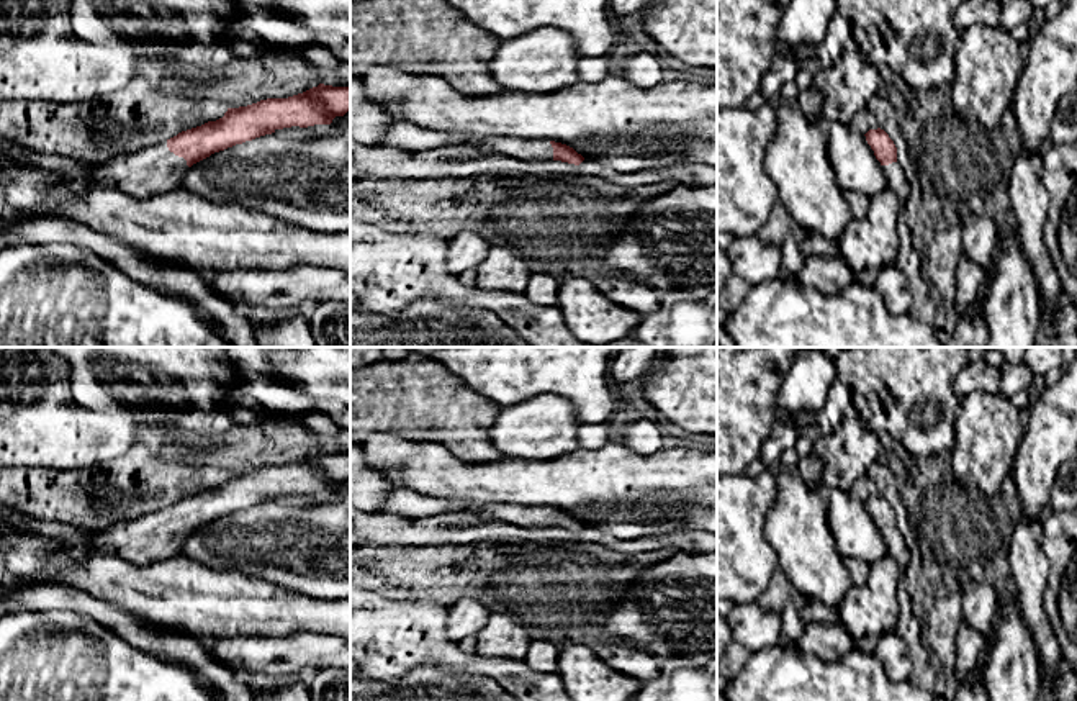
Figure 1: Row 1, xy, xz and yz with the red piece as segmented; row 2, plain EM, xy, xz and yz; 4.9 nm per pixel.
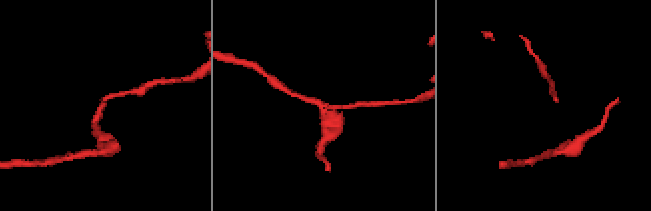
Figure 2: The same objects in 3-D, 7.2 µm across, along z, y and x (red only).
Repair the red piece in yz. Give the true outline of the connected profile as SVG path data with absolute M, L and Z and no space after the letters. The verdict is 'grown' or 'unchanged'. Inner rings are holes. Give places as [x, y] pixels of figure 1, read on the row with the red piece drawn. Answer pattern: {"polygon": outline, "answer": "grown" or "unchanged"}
{"polygon": "M881 128L869 129L864 136L874 151L876 159L882 165L884 175L887 179L887 188L897 195L900 201L900 211L904 211L908 203L910 187L904 182L902 169L897 164L897 147L894 141Z", "answer": "grown"}

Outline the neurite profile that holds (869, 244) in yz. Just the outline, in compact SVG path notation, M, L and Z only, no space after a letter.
M885 188L869 198L863 219L853 219L845 228L836 247L856 282L872 287L881 270L895 262L900 249L900 213L897 195Z

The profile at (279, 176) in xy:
M340 131L309 141L290 139L280 134L265 134L224 151L188 167L180 188L218 203L232 203L241 208L259 210L295 224L318 231L350 229L350 133ZM331 187L332 195L326 201L316 198L316 190Z

